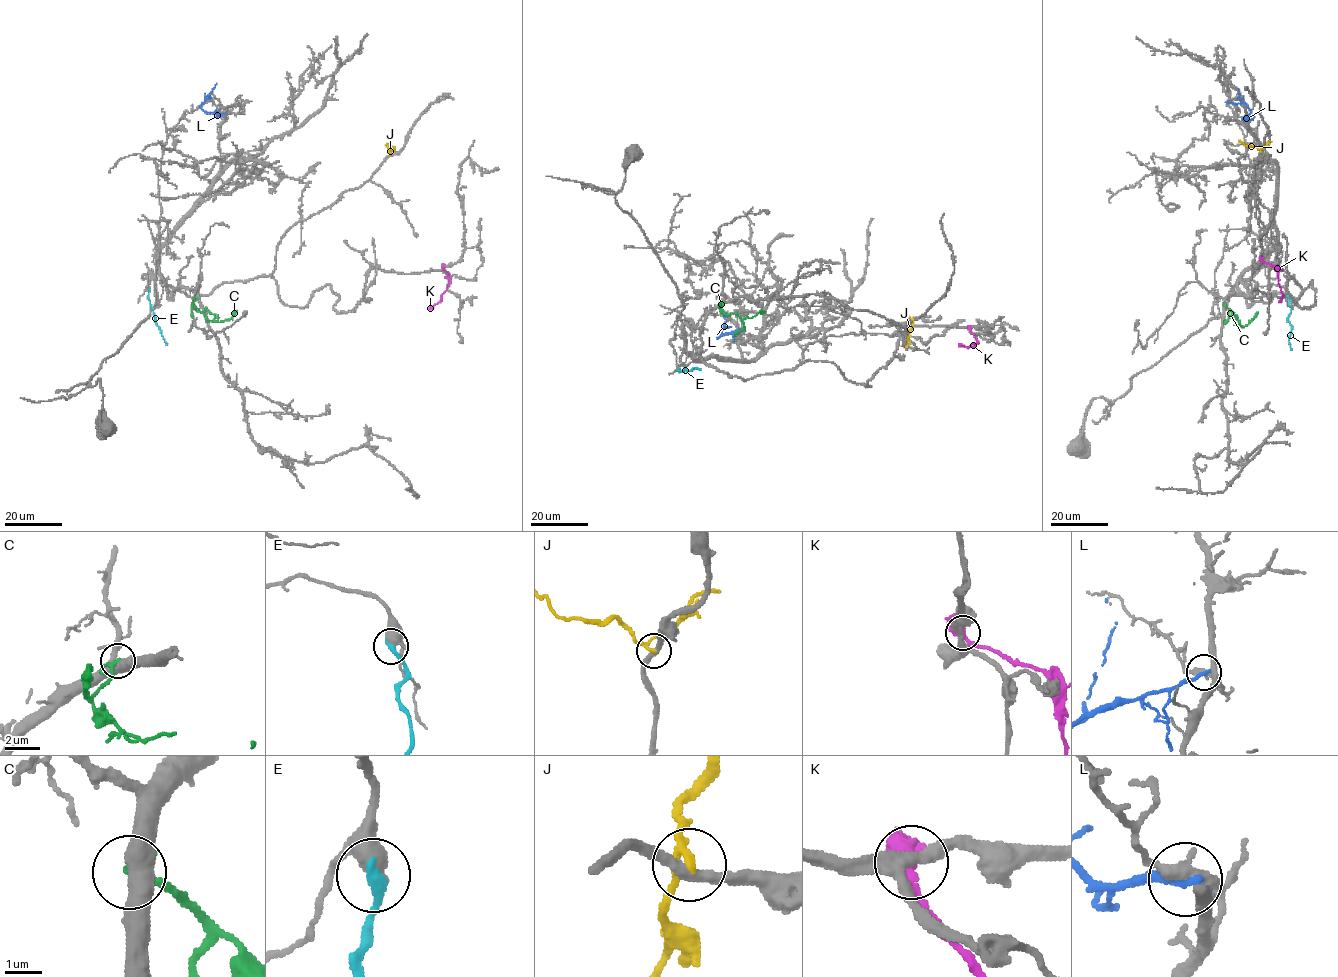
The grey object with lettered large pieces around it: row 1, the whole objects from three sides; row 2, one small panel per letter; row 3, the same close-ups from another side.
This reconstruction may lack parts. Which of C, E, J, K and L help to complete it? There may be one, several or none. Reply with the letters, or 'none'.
none

